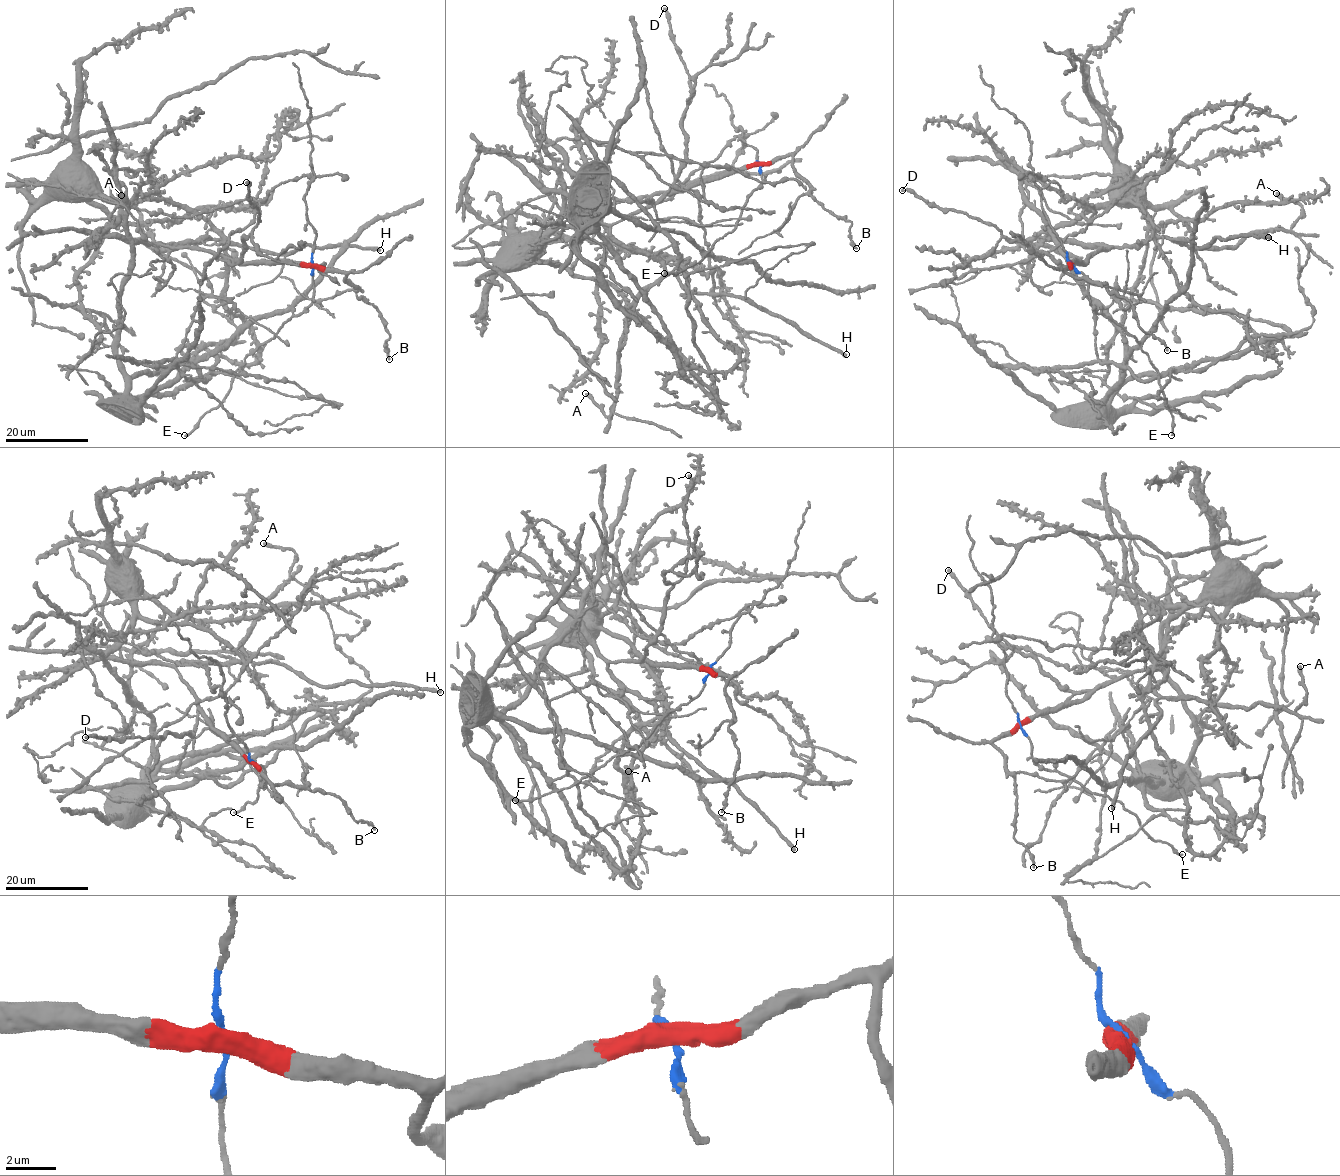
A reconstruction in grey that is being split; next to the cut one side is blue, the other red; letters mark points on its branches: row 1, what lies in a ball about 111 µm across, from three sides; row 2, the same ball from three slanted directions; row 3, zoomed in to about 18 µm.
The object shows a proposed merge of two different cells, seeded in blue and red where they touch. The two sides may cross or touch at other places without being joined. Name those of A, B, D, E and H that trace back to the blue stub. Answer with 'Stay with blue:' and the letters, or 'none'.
Stay with blue: E

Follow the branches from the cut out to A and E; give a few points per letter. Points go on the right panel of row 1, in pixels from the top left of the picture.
A: (1070, 263), (1155, 236), (1225, 247), (1249, 234), (1290, 230), (1301, 206), (1275, 193)
E: (1070, 263), (1087, 279), (1089, 303), (1097, 313), (1120, 324), (1149, 357), (1173, 418), (1171, 435)

